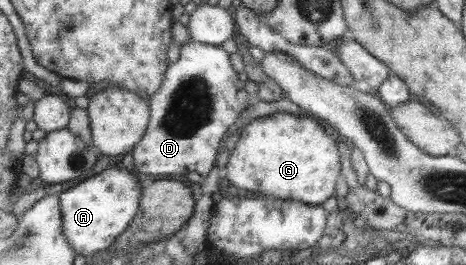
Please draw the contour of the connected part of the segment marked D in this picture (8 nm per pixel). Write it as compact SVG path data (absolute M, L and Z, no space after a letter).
M189 40L180 46L178 59L169 64L160 90L150 96L149 108L148 131L130 152L135 171L153 176L197 172L203 179L213 168L221 138L247 108L247 94L225 50Z

